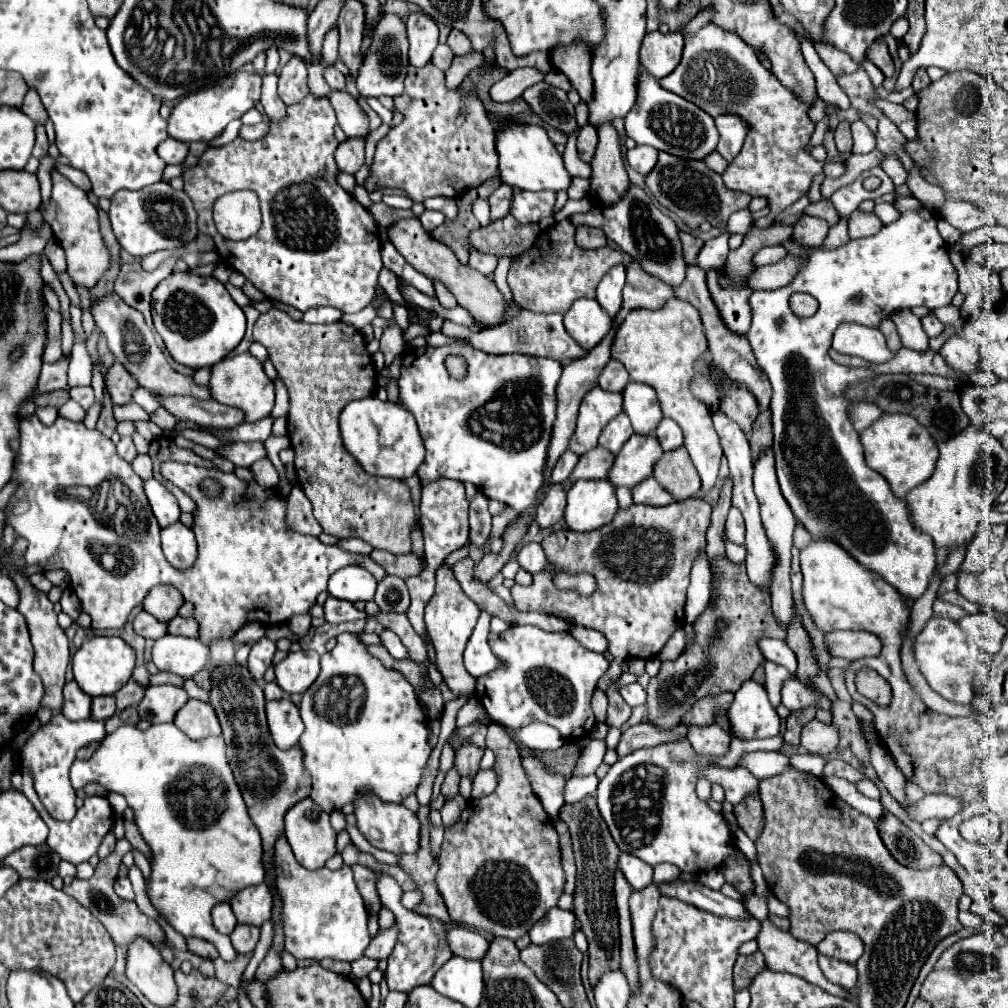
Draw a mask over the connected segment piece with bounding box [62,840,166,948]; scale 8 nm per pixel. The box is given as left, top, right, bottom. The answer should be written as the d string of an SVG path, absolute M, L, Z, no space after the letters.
M118 840L116 850L114 850L108 858L104 858L104 860L98 862L96 872L94 872L92 878L88 878L88 880L74 878L74 882L72 882L70 886L64 886L62 890L64 890L66 894L70 894L72 898L76 898L82 906L86 906L86 908L106 926L106 930L110 932L110 936L112 936L112 940L114 940L116 946L128 946L128 944L132 944L136 938L146 938L146 940L152 942L154 946L162 948L162 946L166 946L166 934L164 934L162 926L160 926L154 918L150 918L150 916L146 916L144 912L140 912L140 908L136 906L136 902L122 900L122 898L114 892L114 886L112 886L114 880L116 880L116 876L118 876L118 868L120 868L120 864L122 864L122 858L124 858L124 854L130 852L130 850L132 850L132 844L130 844L128 840Z

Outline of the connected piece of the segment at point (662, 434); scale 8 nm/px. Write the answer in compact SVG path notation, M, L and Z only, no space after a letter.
M662 418L662 420L660 420L658 428L654 430L654 436L658 438L658 442L660 442L660 446L662 446L664 452L682 446L682 430L680 430L680 426L678 426L674 420L670 420L670 418Z

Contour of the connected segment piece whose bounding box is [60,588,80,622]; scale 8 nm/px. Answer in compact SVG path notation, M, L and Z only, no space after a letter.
M70 588L64 590L64 596L62 596L60 604L62 604L62 610L64 610L66 614L70 614L70 618L76 622L78 614L80 614L80 604L78 604L78 598L74 596L74 592L70 592Z

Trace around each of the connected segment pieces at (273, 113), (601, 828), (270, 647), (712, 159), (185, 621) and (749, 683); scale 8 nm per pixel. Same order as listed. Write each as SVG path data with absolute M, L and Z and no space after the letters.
M264 82L262 84L260 104L262 104L264 112L270 116L270 120L274 120L274 122L282 120L282 116L286 114L286 106L282 104L282 100L276 94L276 82Z
M586 796L584 800L576 804L564 804L558 812L560 820L566 822L572 836L572 848L574 848L574 860L576 860L576 890L574 890L574 906L572 912L576 914L580 922L580 930L588 938L588 976L590 984L594 986L594 980L610 968L620 966L620 954L618 954L618 912L616 912L616 898L614 898L614 874L618 870L618 856L620 850L616 848L606 822L602 820L596 798Z
M266 636L252 644L252 650L248 656L248 668L256 680L262 680L266 668L272 664L274 652L276 652L276 642L272 642Z
M714 151L712 154L709 154L704 159L705 164L714 172L722 175L729 163L720 155L718 152Z
M176 616L174 620L168 622L168 632L170 634L178 634L178 636L190 636L190 638L198 638L198 622L194 618L182 618Z
M746 680L728 708L730 732L734 738L772 738L780 730L780 718L772 708L766 688L756 680Z

